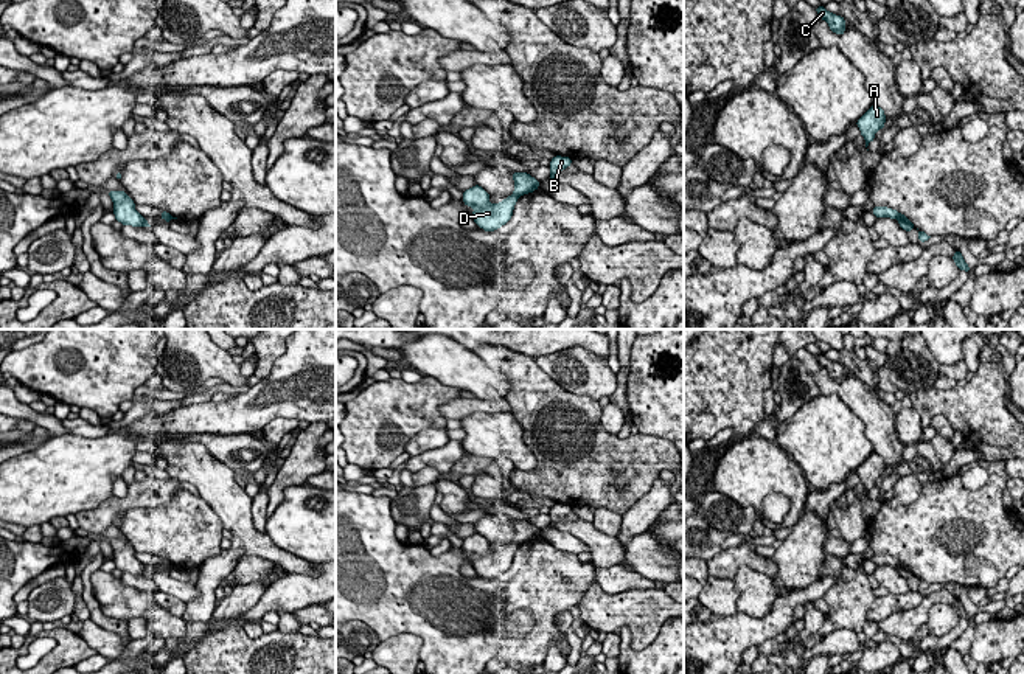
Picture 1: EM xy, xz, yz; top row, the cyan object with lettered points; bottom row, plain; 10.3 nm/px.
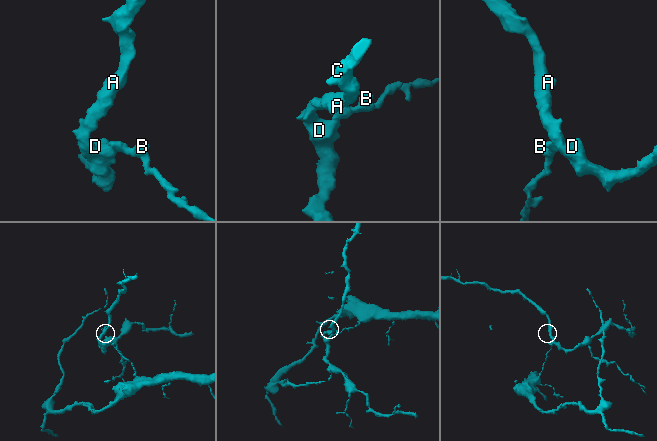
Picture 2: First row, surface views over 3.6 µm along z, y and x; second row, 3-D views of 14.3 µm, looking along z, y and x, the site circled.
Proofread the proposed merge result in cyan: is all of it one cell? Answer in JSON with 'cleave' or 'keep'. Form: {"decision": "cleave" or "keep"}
{"decision": "cleave"}

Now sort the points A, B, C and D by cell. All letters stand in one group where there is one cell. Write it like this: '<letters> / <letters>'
A C D / B

